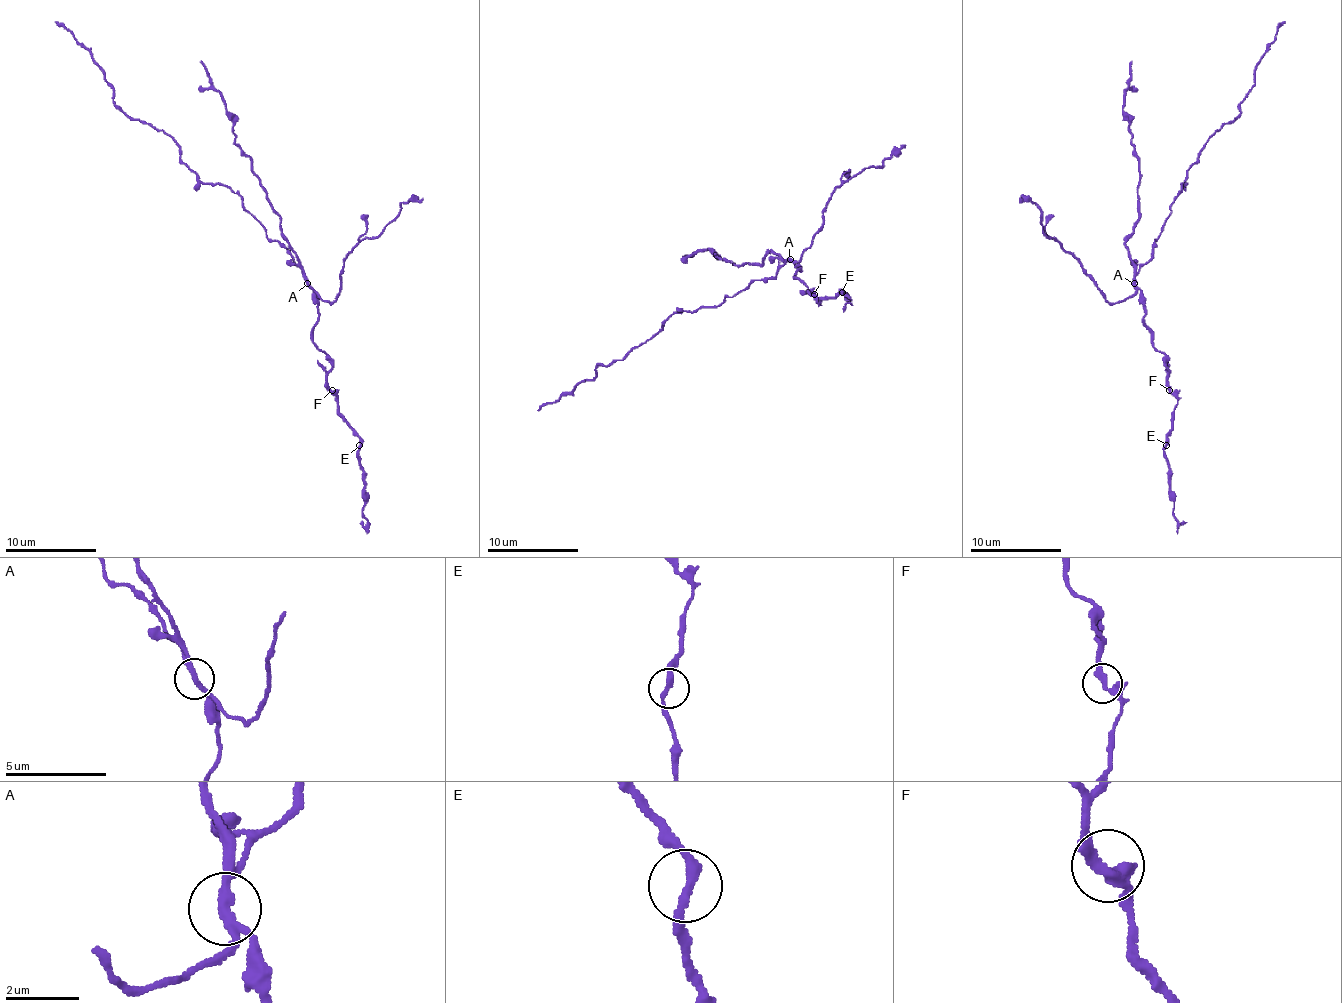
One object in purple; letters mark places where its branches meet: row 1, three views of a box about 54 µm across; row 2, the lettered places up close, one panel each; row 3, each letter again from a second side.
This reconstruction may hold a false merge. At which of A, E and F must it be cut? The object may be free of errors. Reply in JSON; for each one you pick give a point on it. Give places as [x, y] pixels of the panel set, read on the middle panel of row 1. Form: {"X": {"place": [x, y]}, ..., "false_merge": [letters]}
{"A": {"place": [790, 259]}, "false_merge": ["A"]}

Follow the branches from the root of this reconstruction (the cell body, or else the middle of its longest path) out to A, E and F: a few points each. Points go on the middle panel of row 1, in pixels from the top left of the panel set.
A: (752, 283), (771, 278), (789, 260)
E: (752, 283), (771, 278), (789, 260), (800, 269), (796, 278), (814, 292), (810, 294), (819, 303), (842, 292)
F: (752, 283), (771, 278), (789, 260), (800, 269), (796, 278), (814, 292), (810, 294), (814, 294)

